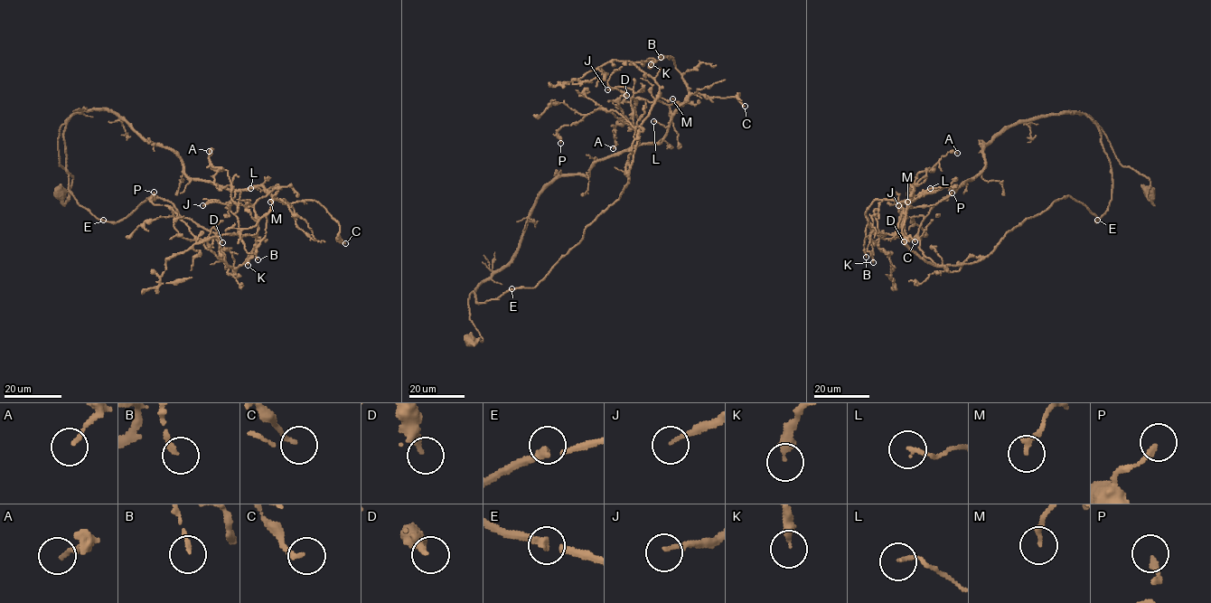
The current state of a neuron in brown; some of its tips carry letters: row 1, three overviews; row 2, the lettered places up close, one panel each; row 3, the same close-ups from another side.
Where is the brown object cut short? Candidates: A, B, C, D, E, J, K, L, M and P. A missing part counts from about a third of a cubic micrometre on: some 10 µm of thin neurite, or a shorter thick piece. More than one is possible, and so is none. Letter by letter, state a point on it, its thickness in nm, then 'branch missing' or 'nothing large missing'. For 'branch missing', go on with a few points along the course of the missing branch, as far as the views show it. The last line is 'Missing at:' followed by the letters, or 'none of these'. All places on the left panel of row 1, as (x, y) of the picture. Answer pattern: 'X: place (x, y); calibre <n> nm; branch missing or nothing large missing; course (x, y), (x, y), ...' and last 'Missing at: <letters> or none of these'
A: place (209, 151); calibre 140 nm; nothing large missing
B: place (258, 259); calibre 180 nm; nothing large missing
C: place (345, 243); calibre 180 nm; nothing large missing
D: place (222, 242); calibre 170 nm; nothing large missing
E: place (103, 220); calibre 220 nm; nothing large missing
J: place (202, 205); calibre 170 nm; nothing large missing
K: place (248, 265); calibre 320 nm; nothing large missing
L: place (250, 188); calibre 140 nm; nothing large missing
M: place (270, 202); calibre 200 nm; nothing large missing
P: place (154, 192); calibre 240 nm; nothing large missing
Missing at: none of these

